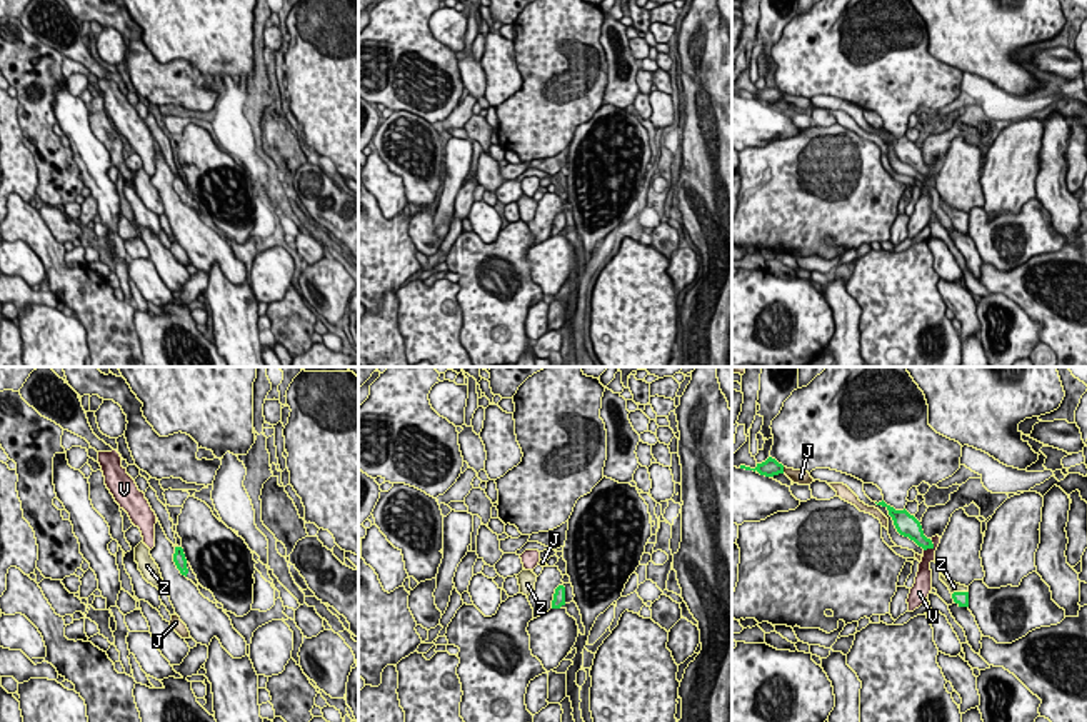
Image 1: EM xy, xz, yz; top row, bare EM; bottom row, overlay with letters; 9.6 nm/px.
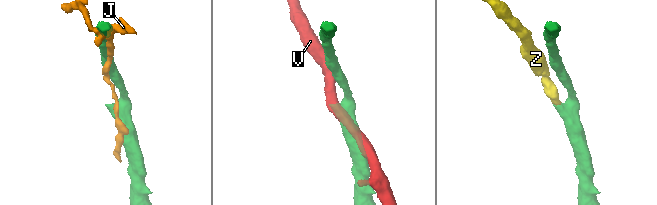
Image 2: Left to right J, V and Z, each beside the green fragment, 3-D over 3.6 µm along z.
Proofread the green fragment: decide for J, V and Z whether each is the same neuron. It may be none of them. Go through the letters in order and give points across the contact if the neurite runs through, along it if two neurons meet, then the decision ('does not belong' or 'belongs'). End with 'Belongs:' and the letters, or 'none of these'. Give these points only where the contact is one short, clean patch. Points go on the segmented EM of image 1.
J: does not belong
V: border along yz (931, 539), (932, 546), (924, 551); does not belong
Z: belongs
Belongs: Z

